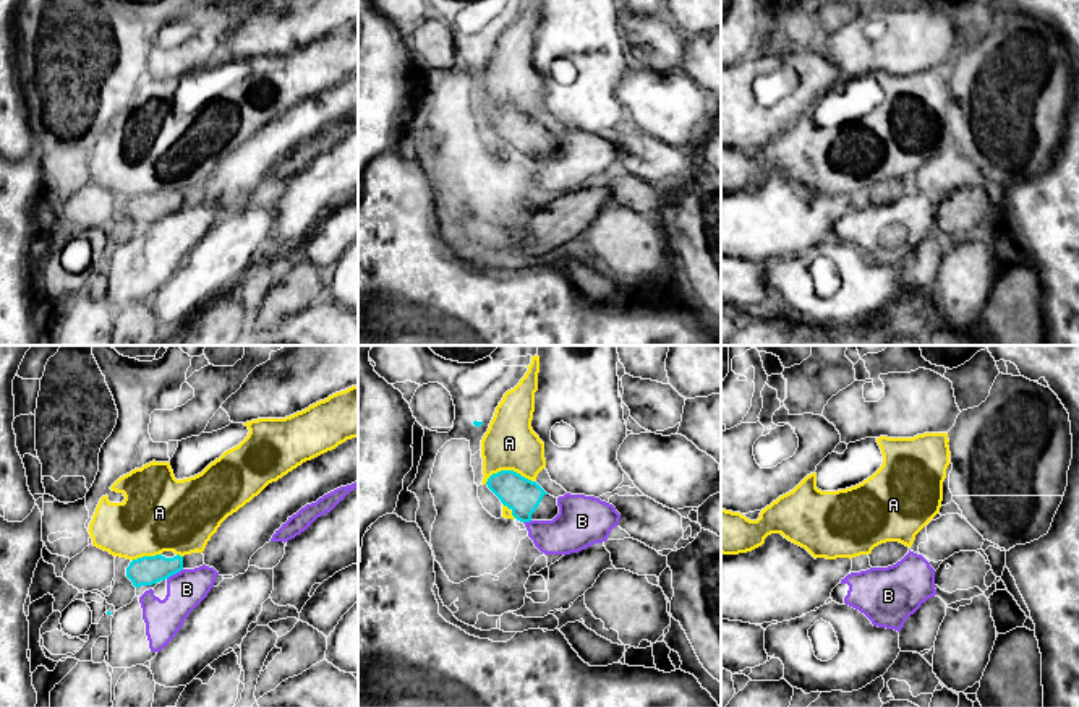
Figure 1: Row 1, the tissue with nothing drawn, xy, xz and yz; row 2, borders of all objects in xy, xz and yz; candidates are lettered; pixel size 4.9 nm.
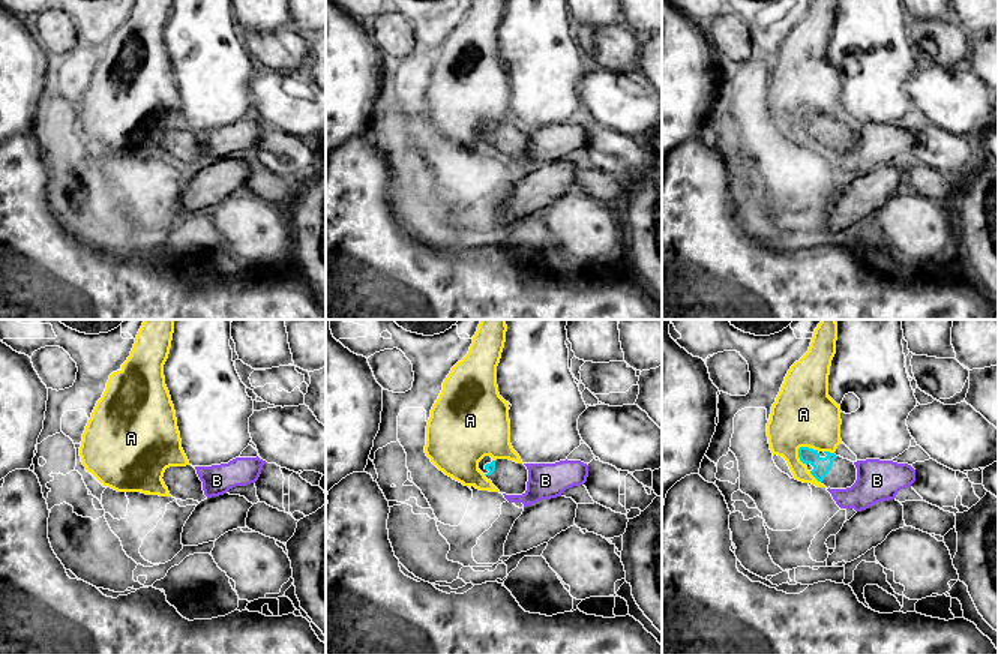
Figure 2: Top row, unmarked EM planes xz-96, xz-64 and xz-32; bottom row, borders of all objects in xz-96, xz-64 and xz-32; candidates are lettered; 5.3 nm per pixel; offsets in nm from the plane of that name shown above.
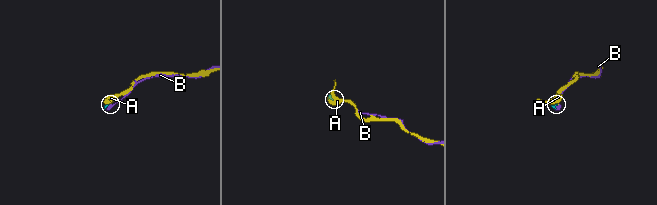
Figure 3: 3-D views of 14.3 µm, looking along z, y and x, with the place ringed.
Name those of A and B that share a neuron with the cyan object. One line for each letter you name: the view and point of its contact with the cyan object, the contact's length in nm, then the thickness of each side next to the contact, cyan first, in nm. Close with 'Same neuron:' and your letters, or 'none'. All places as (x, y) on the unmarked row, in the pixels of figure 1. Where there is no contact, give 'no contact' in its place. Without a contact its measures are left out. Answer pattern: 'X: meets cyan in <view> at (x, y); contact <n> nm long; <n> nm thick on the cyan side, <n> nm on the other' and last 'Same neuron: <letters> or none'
Same neuron: none

